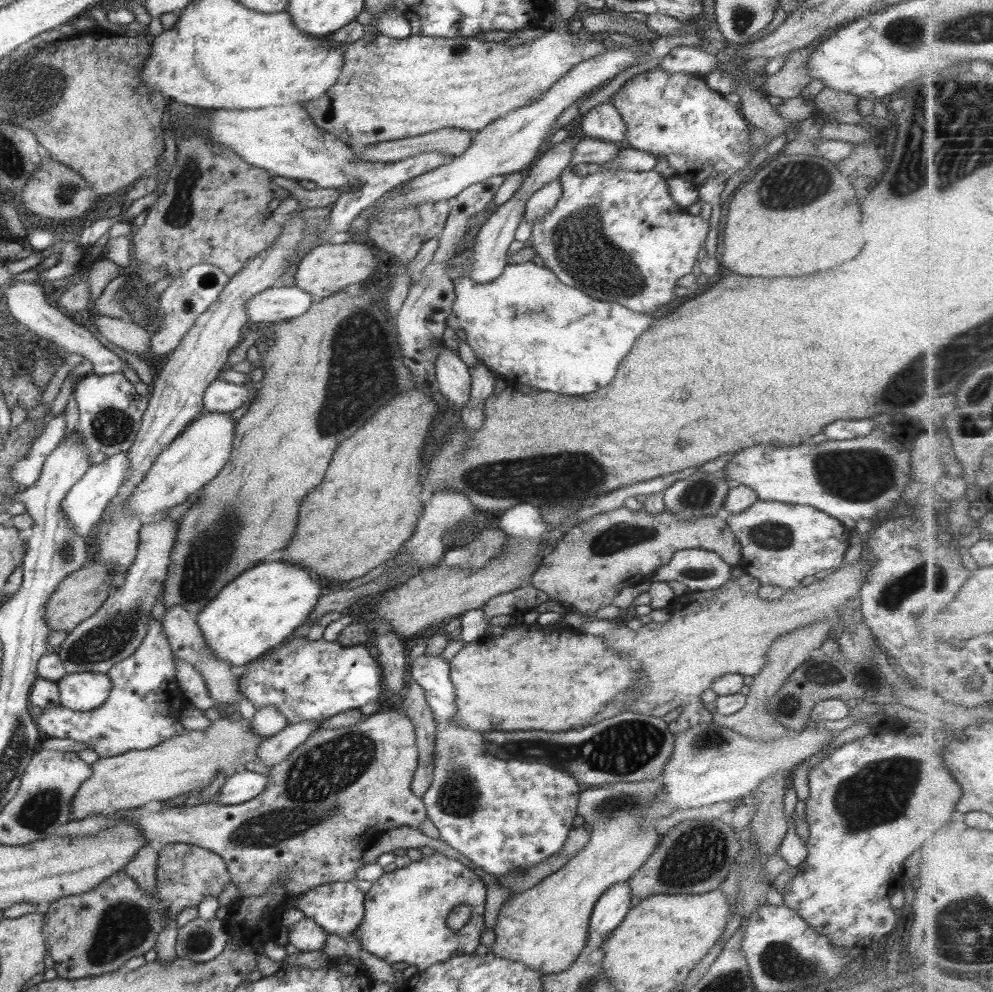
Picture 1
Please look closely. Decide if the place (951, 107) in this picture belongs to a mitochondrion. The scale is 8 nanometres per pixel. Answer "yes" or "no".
yes

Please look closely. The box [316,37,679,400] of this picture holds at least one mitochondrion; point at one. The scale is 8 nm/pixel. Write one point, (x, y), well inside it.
(584, 255)

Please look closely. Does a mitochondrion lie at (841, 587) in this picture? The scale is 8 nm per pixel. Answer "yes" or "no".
no

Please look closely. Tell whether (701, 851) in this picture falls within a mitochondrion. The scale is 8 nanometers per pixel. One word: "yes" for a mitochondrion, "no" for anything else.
yes

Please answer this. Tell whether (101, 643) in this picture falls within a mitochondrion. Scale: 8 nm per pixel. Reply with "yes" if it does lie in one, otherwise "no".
yes

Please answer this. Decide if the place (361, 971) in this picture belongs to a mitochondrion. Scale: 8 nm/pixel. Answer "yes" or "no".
no

